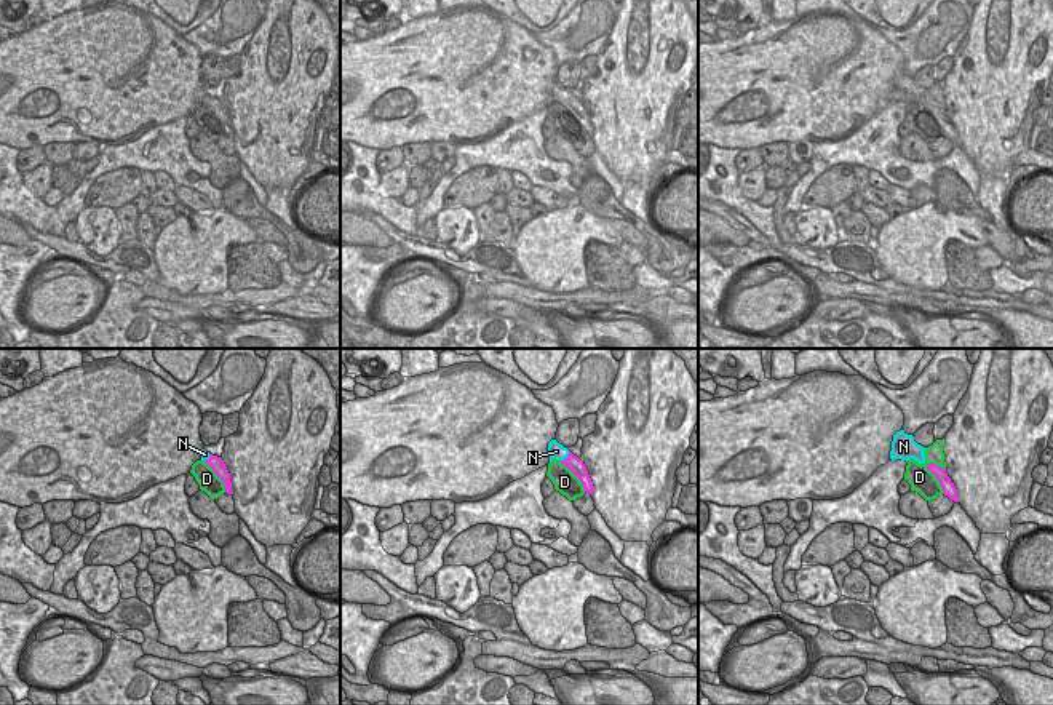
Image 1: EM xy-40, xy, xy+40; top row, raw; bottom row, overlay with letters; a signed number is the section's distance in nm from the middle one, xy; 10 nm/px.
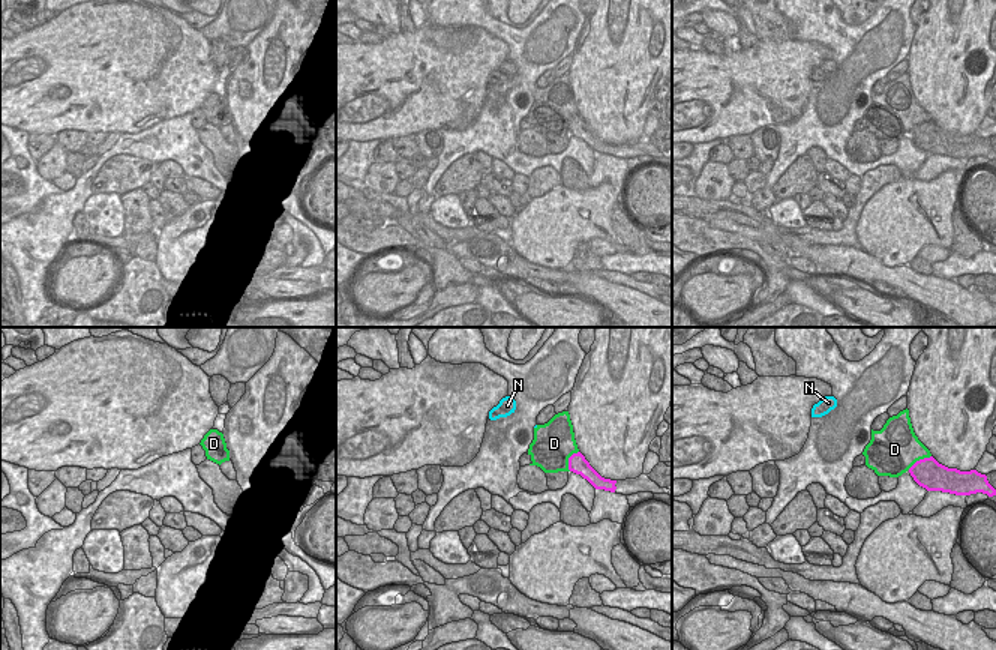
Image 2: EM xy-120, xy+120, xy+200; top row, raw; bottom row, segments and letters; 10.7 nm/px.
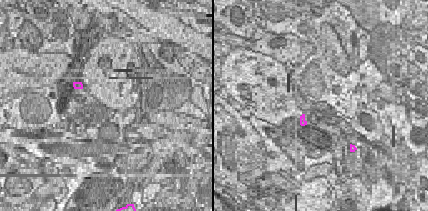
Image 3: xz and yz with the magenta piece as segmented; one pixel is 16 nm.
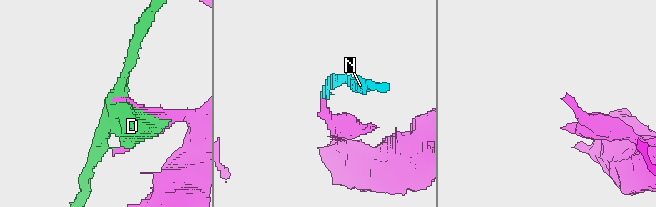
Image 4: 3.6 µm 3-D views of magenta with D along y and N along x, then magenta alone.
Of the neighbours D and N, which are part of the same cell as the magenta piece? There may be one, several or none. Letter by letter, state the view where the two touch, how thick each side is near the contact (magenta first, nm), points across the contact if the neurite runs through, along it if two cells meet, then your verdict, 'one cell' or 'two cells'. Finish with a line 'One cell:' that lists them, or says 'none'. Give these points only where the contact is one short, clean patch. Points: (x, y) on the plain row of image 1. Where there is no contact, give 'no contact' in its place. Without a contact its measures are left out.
D: xy+40 | 130/240 nm | two cells
N: xy | 160/160 nm | along xy (569, 93), (560, 103) | two cells
One cell: none

